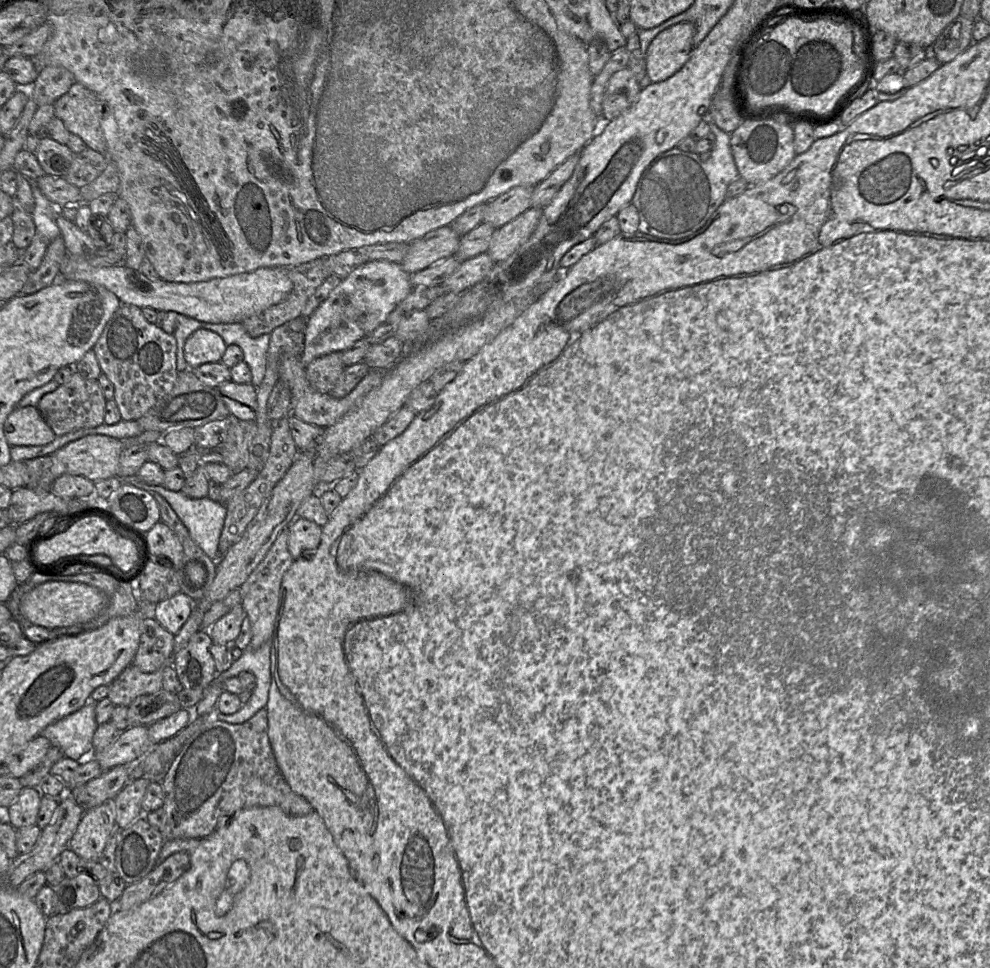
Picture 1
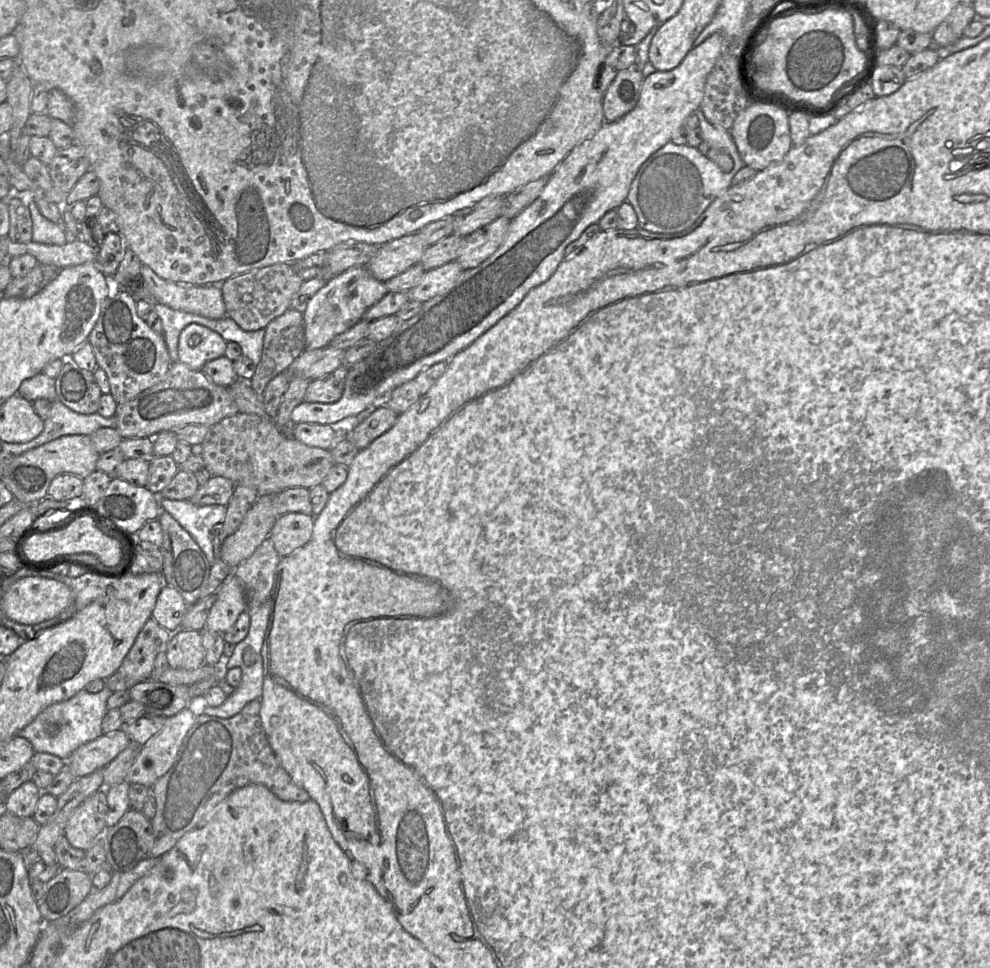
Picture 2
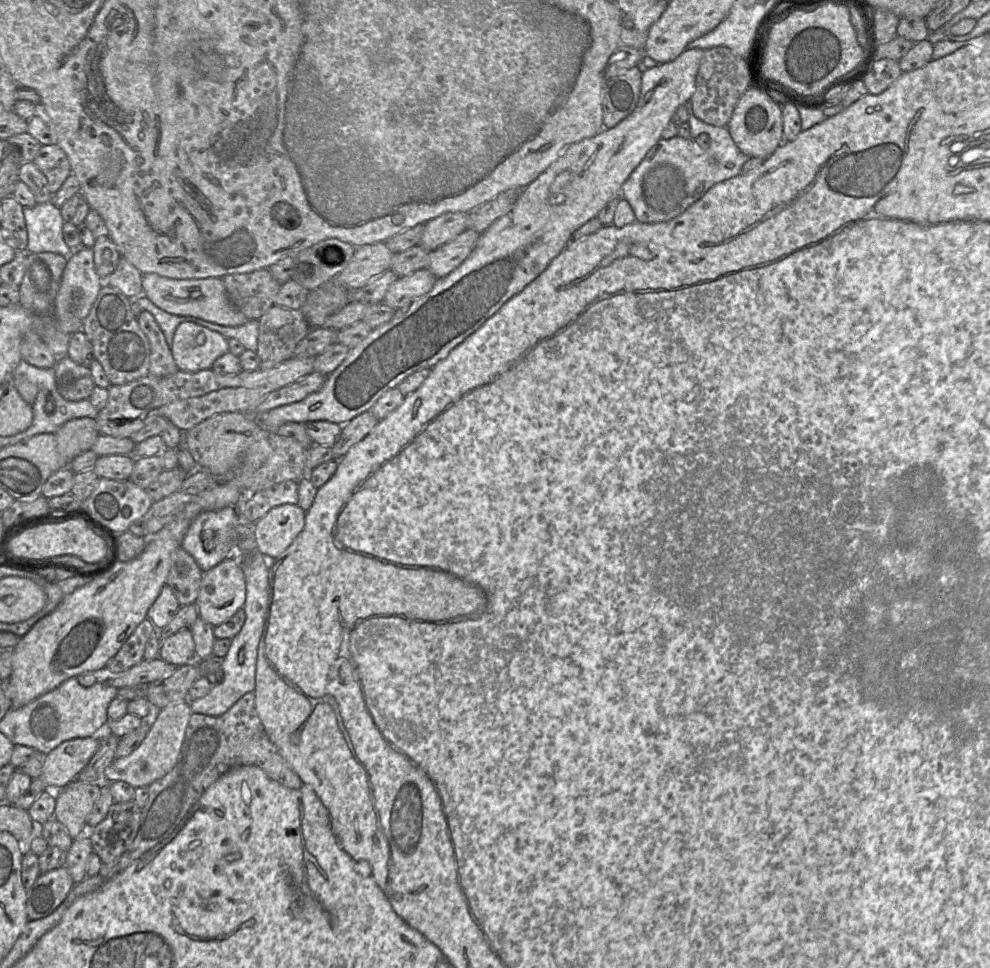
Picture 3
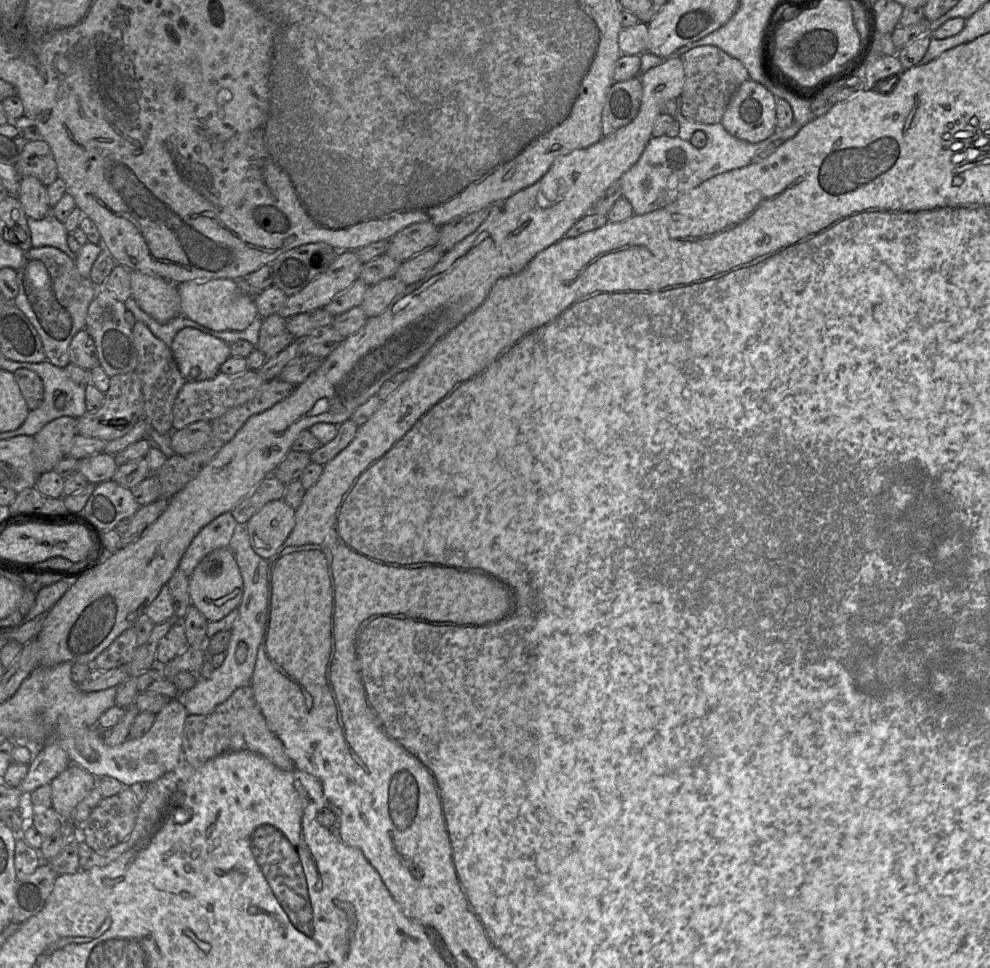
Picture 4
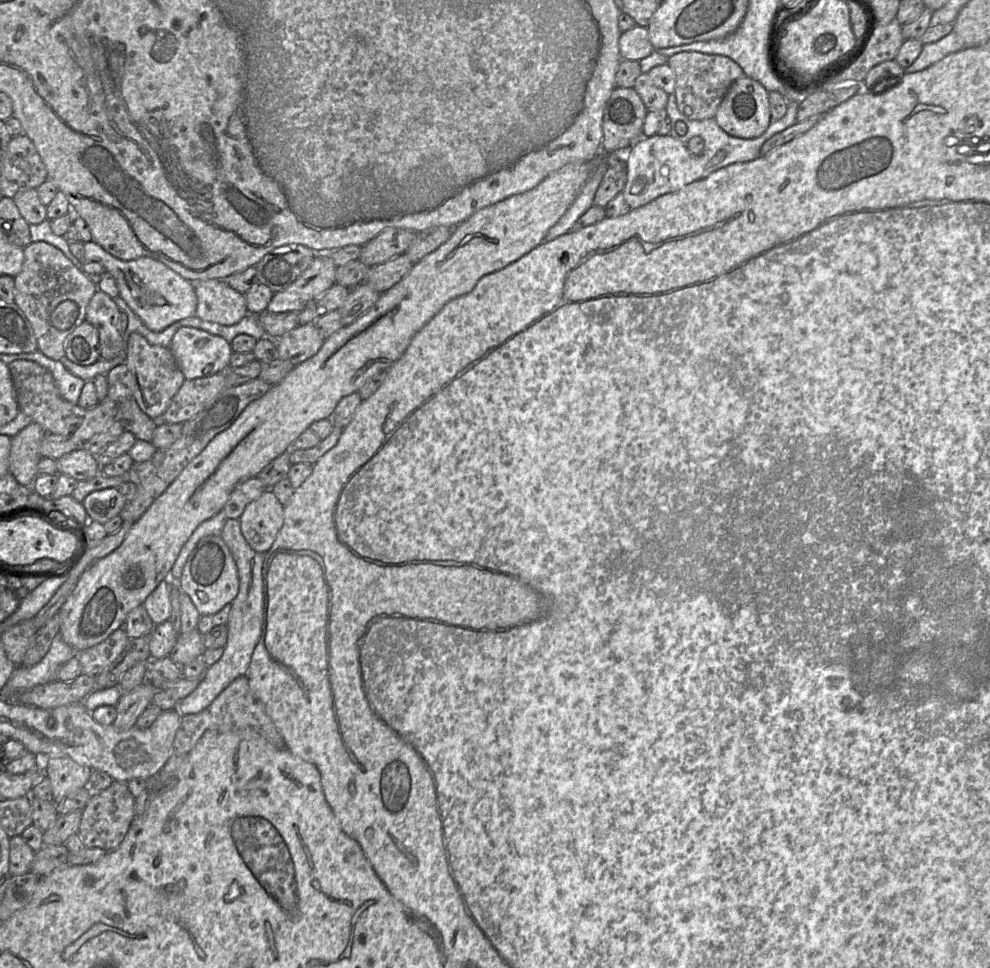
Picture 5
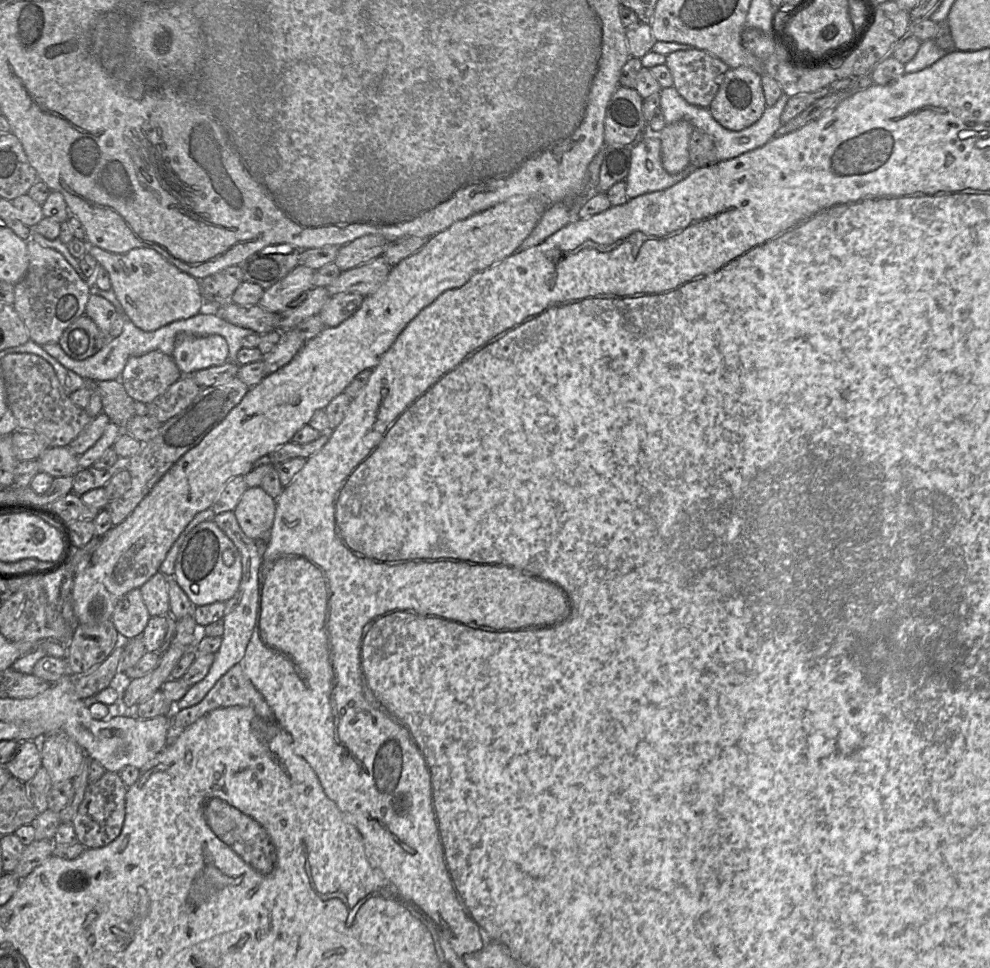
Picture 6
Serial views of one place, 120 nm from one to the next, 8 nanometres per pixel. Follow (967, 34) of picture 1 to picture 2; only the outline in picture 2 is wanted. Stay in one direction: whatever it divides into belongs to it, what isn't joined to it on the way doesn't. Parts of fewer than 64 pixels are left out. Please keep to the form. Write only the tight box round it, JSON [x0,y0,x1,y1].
[932,2,974,48]

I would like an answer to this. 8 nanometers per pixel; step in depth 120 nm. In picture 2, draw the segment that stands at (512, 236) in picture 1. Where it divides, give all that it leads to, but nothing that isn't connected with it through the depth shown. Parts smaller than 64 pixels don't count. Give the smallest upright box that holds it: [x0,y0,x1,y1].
[455,216,510,270]

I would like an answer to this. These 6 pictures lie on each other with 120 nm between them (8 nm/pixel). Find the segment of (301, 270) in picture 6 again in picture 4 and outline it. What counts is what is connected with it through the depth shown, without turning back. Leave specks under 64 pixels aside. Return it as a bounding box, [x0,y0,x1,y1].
[277,250,363,319]

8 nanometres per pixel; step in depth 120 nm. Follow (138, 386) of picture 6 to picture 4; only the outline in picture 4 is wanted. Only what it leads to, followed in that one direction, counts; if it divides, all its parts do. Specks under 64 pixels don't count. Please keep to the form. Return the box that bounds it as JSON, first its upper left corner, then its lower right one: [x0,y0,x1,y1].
[132,321,185,434]

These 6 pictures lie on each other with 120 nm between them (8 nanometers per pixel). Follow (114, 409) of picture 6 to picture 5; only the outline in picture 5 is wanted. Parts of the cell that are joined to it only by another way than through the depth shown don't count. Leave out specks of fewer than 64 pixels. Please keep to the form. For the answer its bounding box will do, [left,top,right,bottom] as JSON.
[115,396,158,442]

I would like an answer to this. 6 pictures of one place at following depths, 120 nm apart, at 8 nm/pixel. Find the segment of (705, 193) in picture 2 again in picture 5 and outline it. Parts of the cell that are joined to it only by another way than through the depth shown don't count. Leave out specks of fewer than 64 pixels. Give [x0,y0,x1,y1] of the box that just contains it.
[622,94,798,210]

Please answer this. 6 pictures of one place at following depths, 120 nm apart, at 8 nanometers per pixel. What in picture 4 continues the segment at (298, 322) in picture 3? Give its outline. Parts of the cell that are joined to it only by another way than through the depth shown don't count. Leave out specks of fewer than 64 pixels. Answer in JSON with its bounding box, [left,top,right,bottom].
[255,313,294,358]

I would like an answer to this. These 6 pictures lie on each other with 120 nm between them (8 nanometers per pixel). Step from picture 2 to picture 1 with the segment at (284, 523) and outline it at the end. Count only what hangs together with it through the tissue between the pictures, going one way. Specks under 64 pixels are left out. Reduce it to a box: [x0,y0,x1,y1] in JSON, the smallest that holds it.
[288,517,322,559]

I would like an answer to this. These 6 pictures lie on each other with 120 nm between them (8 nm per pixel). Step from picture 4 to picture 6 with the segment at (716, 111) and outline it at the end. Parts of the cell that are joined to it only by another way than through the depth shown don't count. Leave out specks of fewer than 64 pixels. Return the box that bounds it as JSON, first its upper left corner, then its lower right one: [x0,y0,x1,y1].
[664,49,730,108]

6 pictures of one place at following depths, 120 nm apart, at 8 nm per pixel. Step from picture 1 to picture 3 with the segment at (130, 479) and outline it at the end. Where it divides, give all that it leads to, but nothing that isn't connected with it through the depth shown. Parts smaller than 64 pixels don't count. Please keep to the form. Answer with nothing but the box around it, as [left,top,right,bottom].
[181,507,252,572]

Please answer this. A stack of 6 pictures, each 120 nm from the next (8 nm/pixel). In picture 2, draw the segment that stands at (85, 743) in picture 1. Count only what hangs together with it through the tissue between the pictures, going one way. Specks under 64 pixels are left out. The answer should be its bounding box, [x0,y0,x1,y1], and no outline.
[18,685,112,761]

